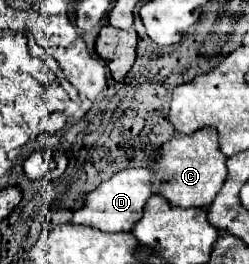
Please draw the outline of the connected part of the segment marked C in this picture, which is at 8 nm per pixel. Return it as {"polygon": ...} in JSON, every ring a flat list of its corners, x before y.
{"polygon":[[201,129,193,135,181,135,167,141,155,161,151,163,155,179,161,181,159,195,163,195,171,205,179,207,209,207,215,199,215,193,223,187,227,179,227,157,219,149,217,129]]}

